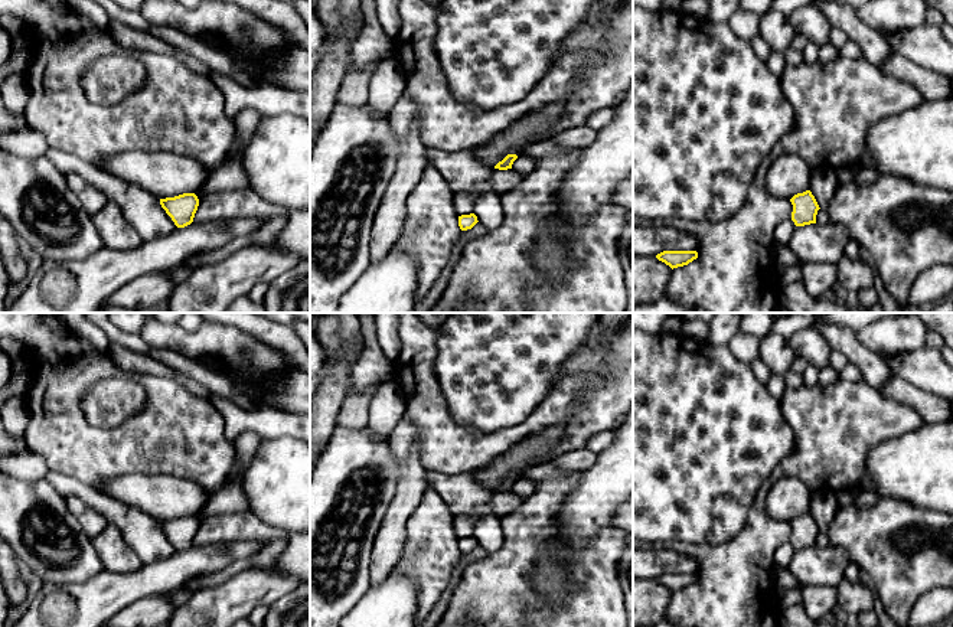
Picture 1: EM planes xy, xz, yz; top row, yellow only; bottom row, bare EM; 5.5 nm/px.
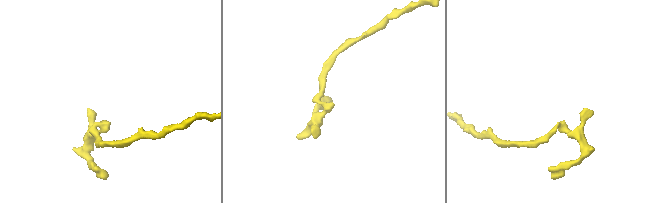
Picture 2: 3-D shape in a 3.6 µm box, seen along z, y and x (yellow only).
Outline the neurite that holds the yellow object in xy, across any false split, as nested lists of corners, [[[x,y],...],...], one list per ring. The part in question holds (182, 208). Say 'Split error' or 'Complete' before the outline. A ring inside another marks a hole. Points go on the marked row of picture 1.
Complete. [[[183,193],[174,197],[160,199],[160,205],[177,228],[185,228],[193,222],[199,199],[195,193]]]

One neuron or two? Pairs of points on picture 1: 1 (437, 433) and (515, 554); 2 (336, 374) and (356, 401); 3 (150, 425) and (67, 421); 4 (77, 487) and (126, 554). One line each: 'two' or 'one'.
1: two
2: two
3: one
4: two

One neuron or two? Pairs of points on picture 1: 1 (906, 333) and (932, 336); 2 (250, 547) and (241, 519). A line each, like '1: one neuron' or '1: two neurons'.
1: two neurons
2: two neurons

